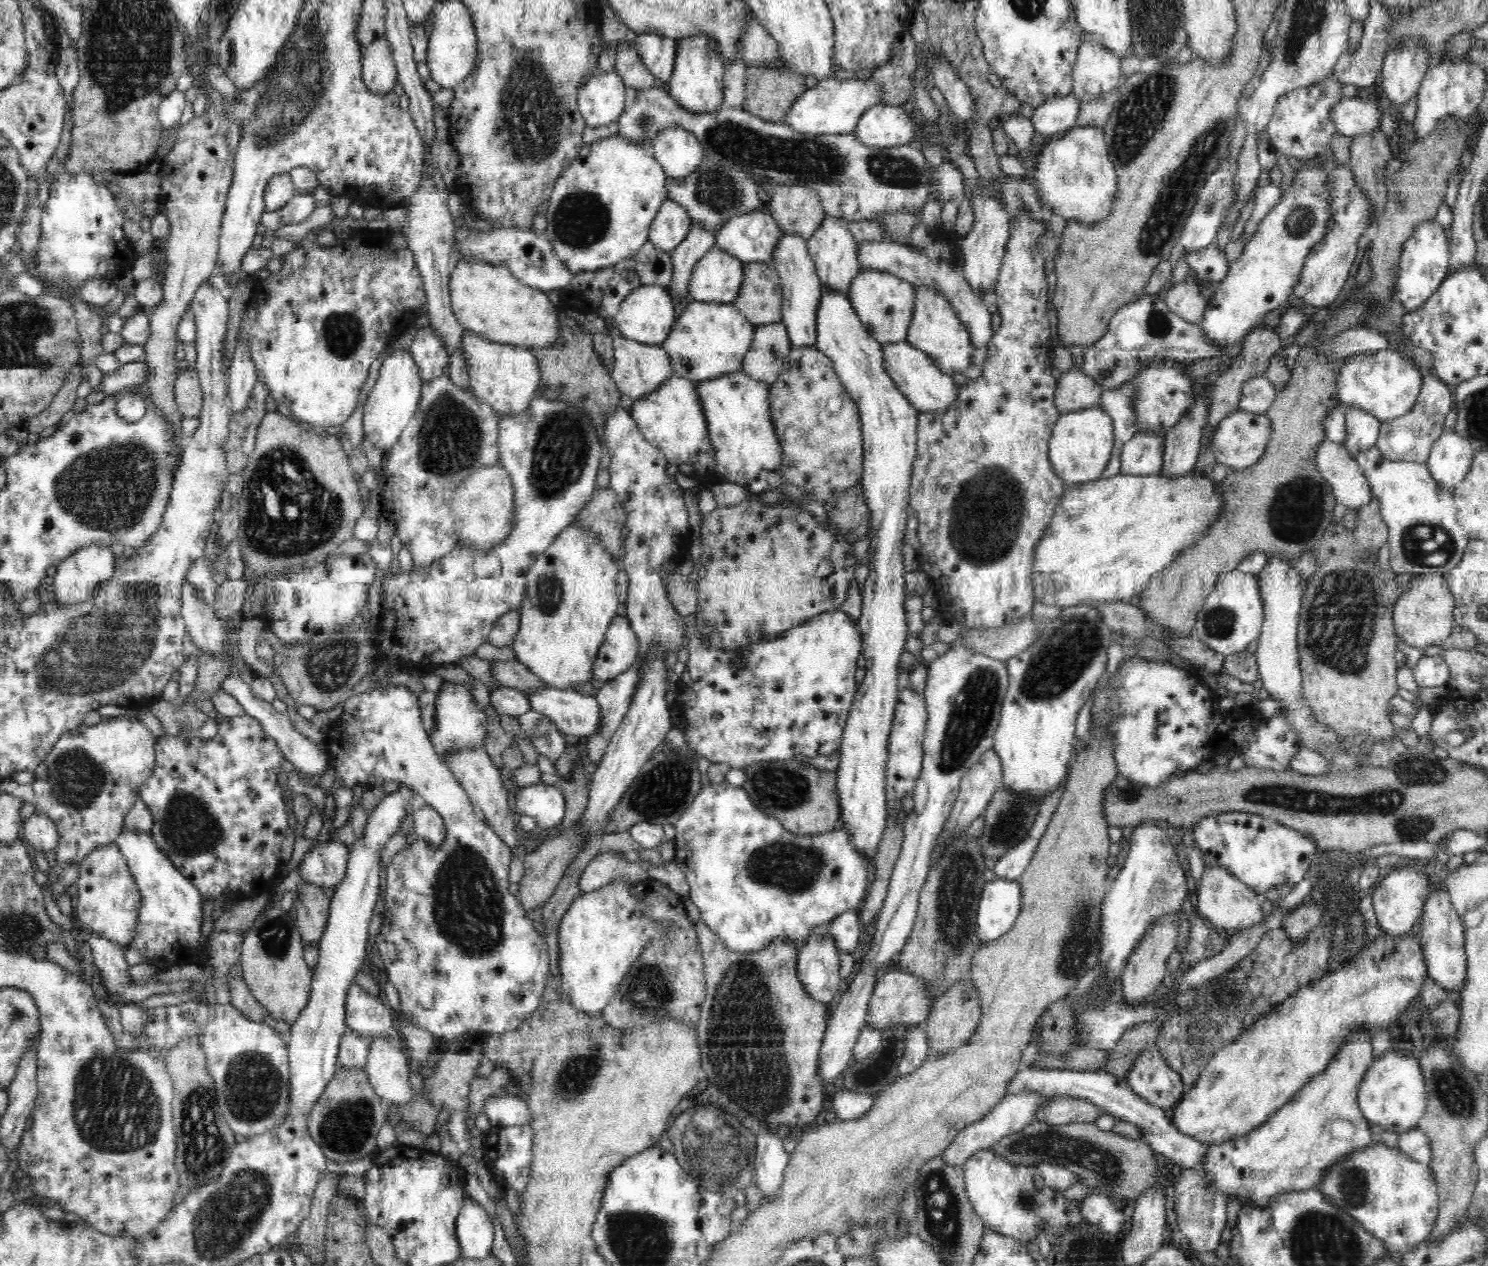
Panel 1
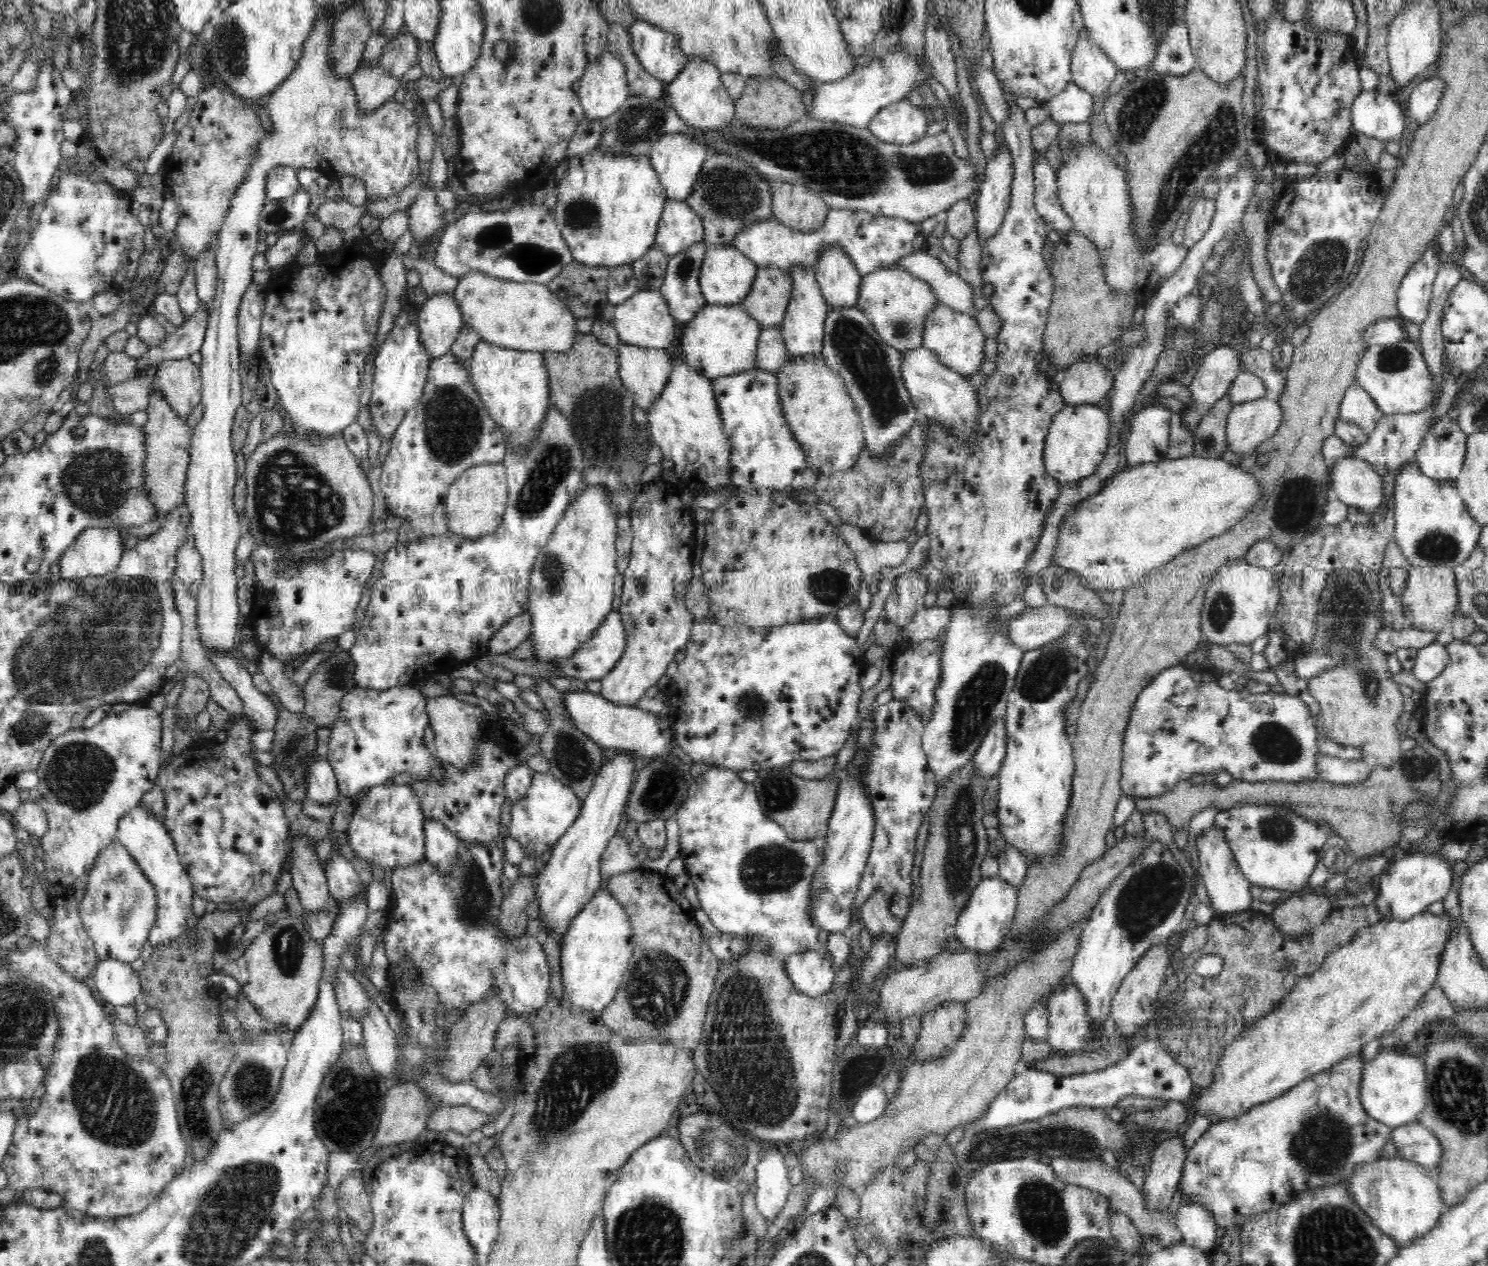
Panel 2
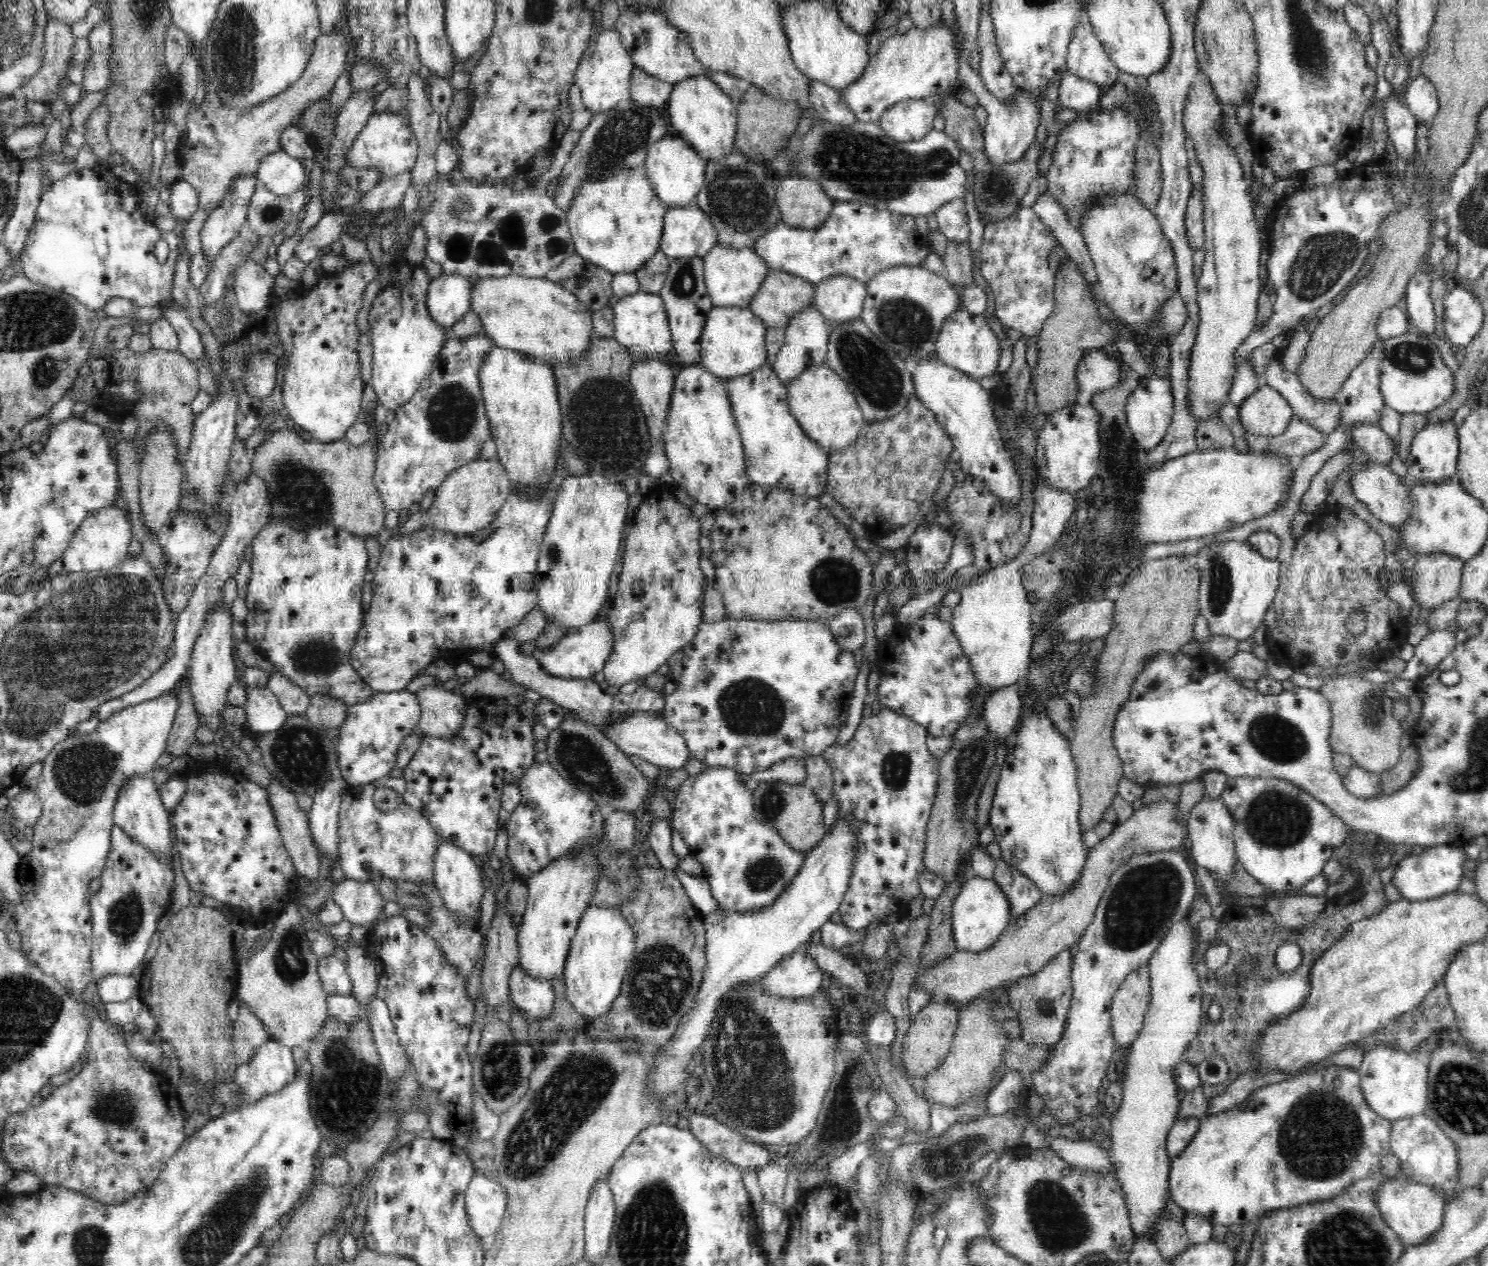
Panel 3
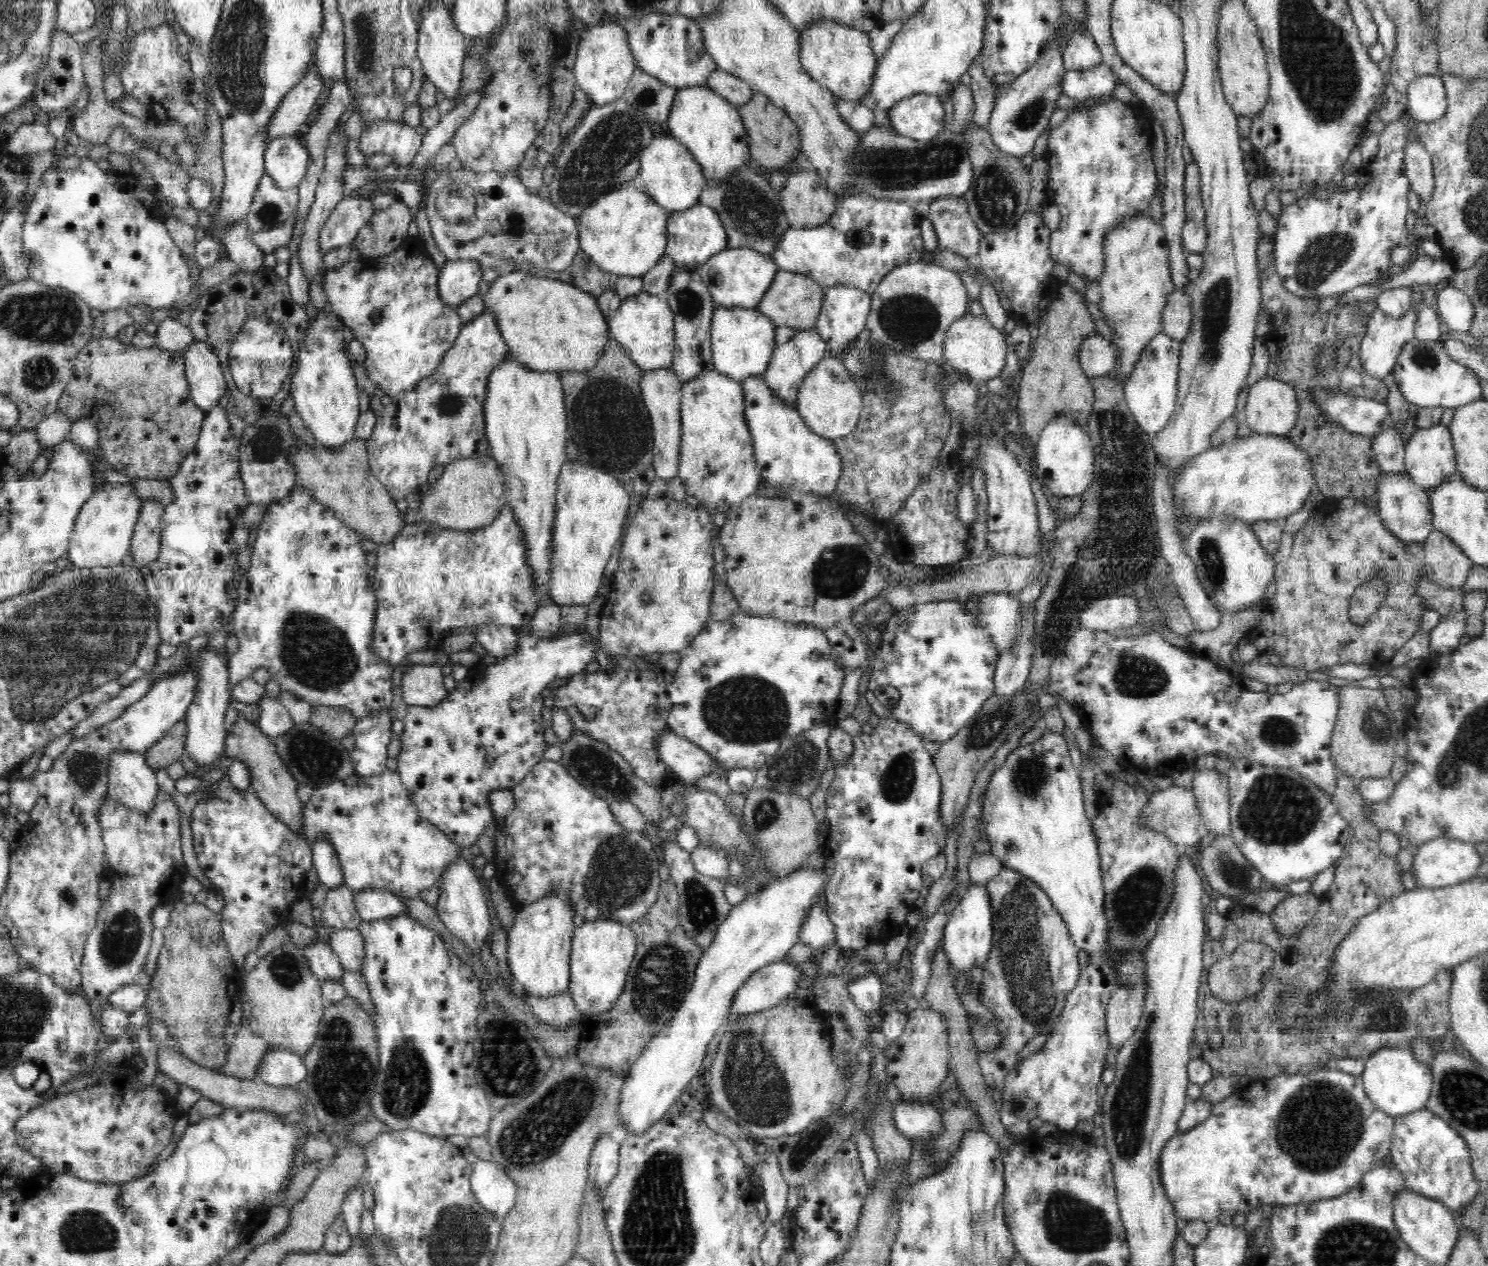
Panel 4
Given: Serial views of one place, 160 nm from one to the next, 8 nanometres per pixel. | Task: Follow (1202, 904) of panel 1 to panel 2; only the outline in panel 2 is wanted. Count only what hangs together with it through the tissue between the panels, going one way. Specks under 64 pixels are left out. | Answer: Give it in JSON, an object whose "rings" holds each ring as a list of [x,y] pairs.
{"rings":[[[1210,826],[1204,835],[1197,835],[1196,847],[1198,849],[1200,867],[1204,886],[1210,898],[1210,907],[1216,914],[1240,913],[1250,908],[1254,898],[1250,894],[1251,882],[1242,874],[1235,862],[1232,850],[1224,839],[1224,833],[1217,826]]]}

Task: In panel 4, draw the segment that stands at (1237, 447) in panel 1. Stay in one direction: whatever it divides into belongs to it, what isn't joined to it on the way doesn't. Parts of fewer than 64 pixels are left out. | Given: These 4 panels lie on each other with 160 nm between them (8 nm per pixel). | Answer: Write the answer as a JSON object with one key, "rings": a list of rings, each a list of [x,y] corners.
{"rings":[[[1264,377],[1250,387],[1243,414],[1253,433],[1287,436],[1296,426],[1298,405],[1292,384]]]}

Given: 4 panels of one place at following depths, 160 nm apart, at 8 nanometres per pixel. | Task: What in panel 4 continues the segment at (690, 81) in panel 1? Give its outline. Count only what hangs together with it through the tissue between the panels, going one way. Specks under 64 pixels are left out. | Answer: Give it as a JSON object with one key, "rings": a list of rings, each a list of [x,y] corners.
{"rings":[[[696,86],[684,88],[684,90],[678,89],[666,124],[668,124],[668,132],[692,153],[707,179],[731,177],[732,174],[739,173],[744,165],[750,164],[748,135],[738,107],[708,87]]]}

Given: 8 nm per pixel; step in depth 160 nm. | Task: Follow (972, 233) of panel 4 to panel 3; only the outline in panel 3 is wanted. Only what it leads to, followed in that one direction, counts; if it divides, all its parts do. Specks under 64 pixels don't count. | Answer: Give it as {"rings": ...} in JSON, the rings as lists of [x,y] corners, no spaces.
{"rings":[[[963,197],[946,202],[942,208],[936,210],[935,218],[939,224],[938,230],[944,234],[948,242],[967,242],[970,229]]]}

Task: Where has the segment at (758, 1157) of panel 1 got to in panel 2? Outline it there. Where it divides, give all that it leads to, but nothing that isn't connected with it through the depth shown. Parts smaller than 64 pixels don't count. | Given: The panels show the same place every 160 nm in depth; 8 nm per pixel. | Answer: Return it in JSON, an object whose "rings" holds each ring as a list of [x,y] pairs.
{"rings":[[[767,1145],[766,1152],[755,1166],[752,1183],[755,1185],[757,1210],[761,1213],[762,1222],[768,1226],[784,1208],[794,1188],[788,1179],[788,1168],[782,1152],[776,1148],[772,1150],[772,1146]]]}

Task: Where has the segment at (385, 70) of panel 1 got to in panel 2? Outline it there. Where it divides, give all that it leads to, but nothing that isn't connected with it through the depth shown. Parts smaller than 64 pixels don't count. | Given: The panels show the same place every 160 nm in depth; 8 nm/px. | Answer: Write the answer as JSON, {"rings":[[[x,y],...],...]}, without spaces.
{"rings":[[[377,60],[362,65],[350,76],[358,99],[358,107],[364,111],[373,111],[384,103],[393,100],[402,84],[400,79],[384,71]]]}

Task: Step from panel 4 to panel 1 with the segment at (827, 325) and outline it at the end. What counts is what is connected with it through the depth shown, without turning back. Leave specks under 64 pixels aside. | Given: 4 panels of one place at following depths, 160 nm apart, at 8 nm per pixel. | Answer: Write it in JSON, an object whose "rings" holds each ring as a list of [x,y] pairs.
{"rings":[[[826,216],[814,234],[807,239],[807,249],[813,258],[816,272],[823,287],[848,296],[850,283],[863,270],[857,257],[857,242],[848,229],[848,221]]]}

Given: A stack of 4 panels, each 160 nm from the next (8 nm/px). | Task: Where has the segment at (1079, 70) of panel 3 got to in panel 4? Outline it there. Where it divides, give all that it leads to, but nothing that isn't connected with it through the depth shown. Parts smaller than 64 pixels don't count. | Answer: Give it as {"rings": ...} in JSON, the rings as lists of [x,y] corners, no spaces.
{"rings":[[[1086,31],[1074,32],[1062,55],[1062,63],[1066,71],[1086,70],[1102,62],[1102,55],[1096,41]]]}

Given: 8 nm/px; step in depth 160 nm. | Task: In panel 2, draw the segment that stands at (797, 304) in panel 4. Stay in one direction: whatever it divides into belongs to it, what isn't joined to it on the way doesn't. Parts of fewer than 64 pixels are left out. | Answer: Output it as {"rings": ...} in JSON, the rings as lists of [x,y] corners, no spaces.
{"rings":[[[774,265],[758,266],[750,294],[741,306],[763,328],[780,326],[792,300],[794,284],[790,275]]]}

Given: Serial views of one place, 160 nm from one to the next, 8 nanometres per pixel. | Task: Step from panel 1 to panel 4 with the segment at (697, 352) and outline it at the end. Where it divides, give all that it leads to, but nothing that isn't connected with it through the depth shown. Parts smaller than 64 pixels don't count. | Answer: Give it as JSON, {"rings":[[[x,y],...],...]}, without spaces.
{"rings":[[[717,307],[710,332],[715,371],[740,382],[754,375],[763,375],[777,347],[775,342],[777,328],[770,318],[756,308]]]}

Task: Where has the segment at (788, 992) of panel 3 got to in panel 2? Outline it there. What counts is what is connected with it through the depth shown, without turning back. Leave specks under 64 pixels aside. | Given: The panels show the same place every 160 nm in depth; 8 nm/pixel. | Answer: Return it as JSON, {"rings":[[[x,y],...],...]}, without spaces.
{"rings":[[[820,951],[789,954],[784,959],[784,969],[792,986],[811,998],[828,992],[834,984],[835,967]]]}

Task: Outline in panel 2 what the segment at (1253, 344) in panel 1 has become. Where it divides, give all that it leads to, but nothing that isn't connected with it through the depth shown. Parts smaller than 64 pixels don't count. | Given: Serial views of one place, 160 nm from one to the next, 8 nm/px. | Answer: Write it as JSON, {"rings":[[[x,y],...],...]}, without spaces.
{"rings":[[[1226,393],[1201,418],[1193,440],[1193,452],[1200,458],[1219,458],[1226,450],[1227,418],[1234,404]]]}

